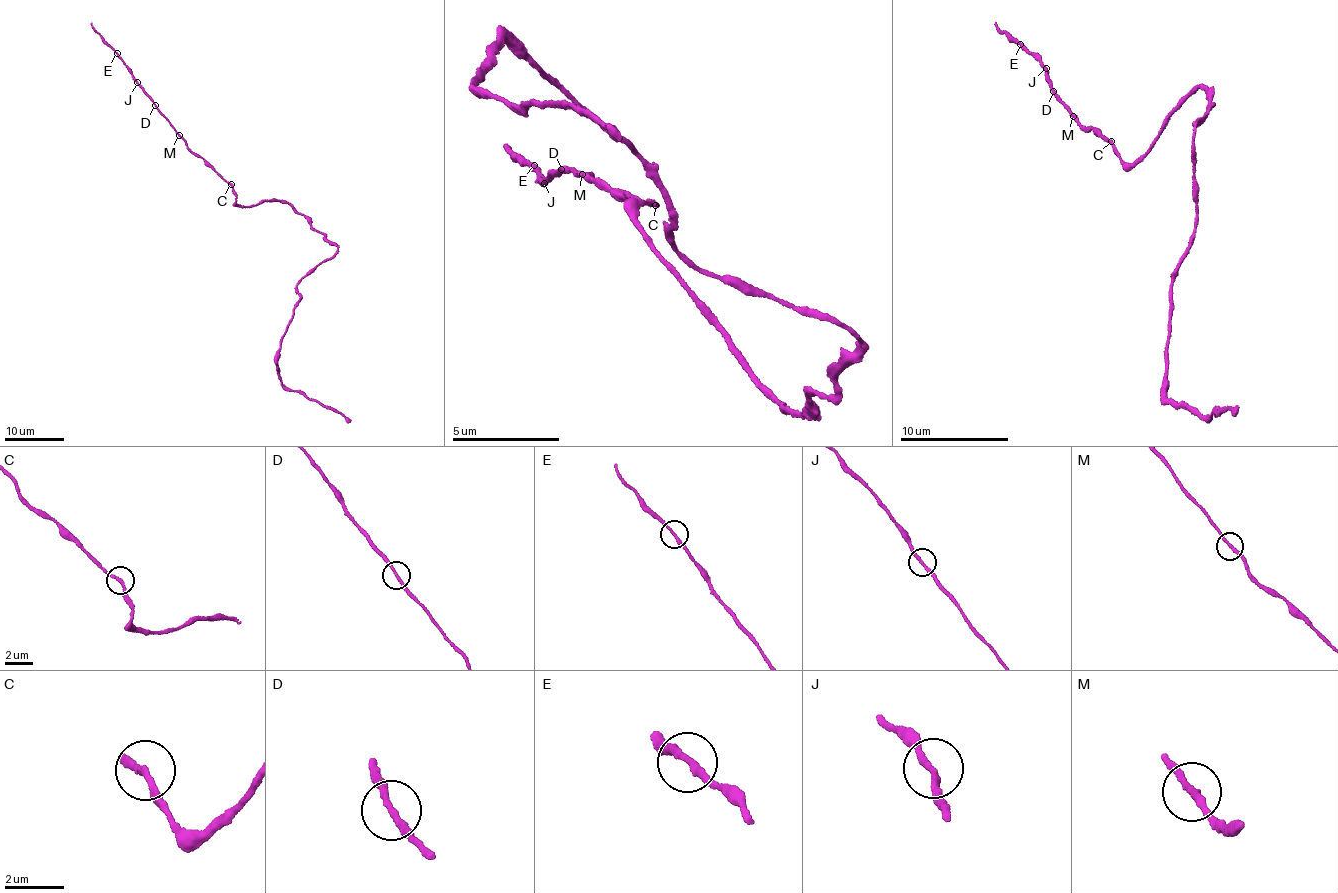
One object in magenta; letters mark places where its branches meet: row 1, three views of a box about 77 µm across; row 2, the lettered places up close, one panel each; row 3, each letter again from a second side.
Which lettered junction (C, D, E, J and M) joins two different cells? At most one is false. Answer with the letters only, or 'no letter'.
no letter

